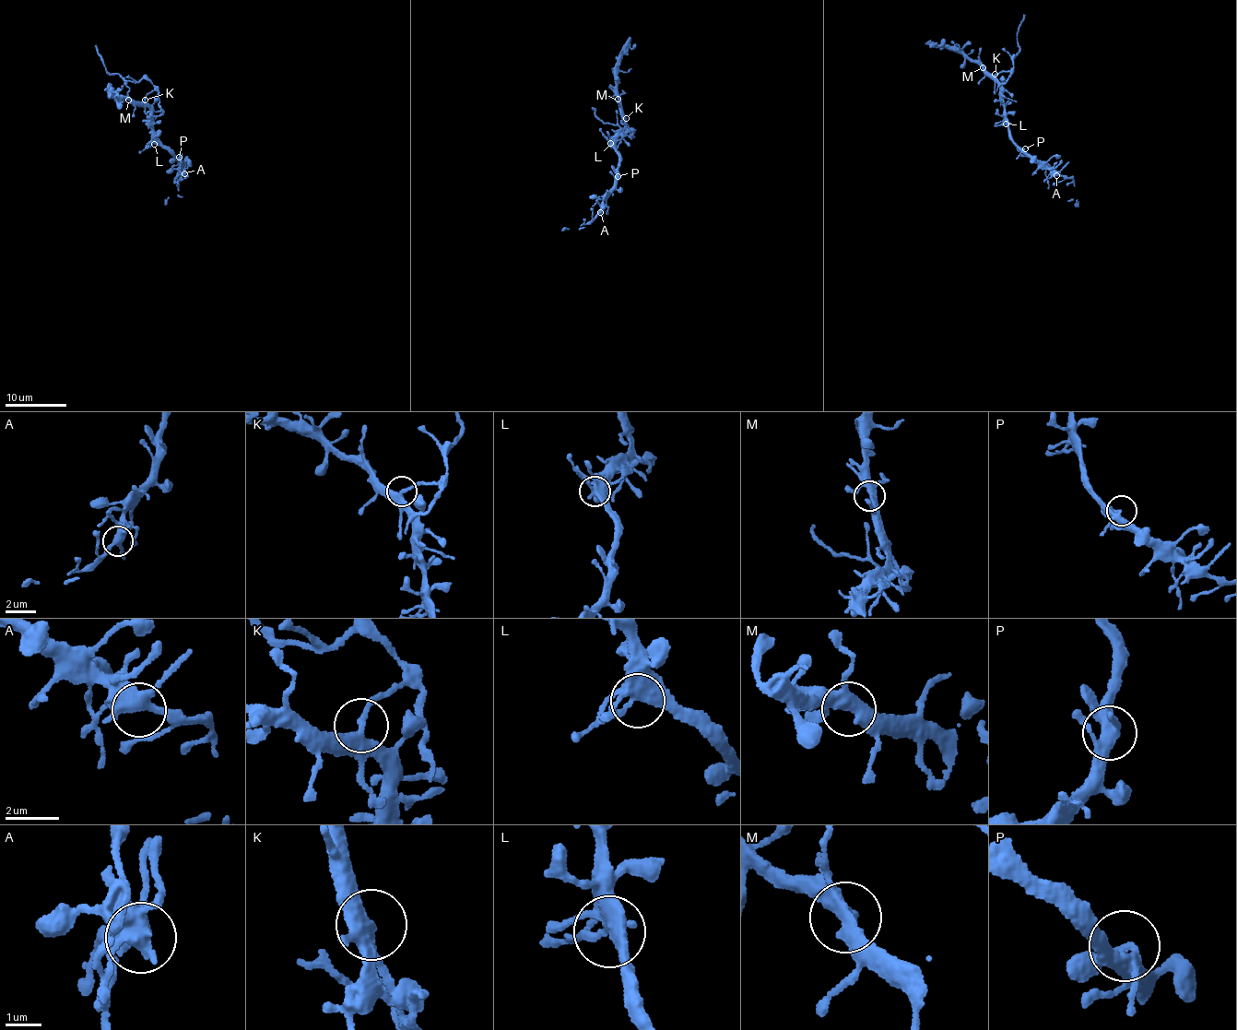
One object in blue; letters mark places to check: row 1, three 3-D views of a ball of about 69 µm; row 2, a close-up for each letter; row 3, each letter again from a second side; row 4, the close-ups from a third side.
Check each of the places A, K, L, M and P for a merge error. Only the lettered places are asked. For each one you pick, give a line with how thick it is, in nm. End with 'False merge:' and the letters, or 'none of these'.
K: 320 nm thick
False merge: K

